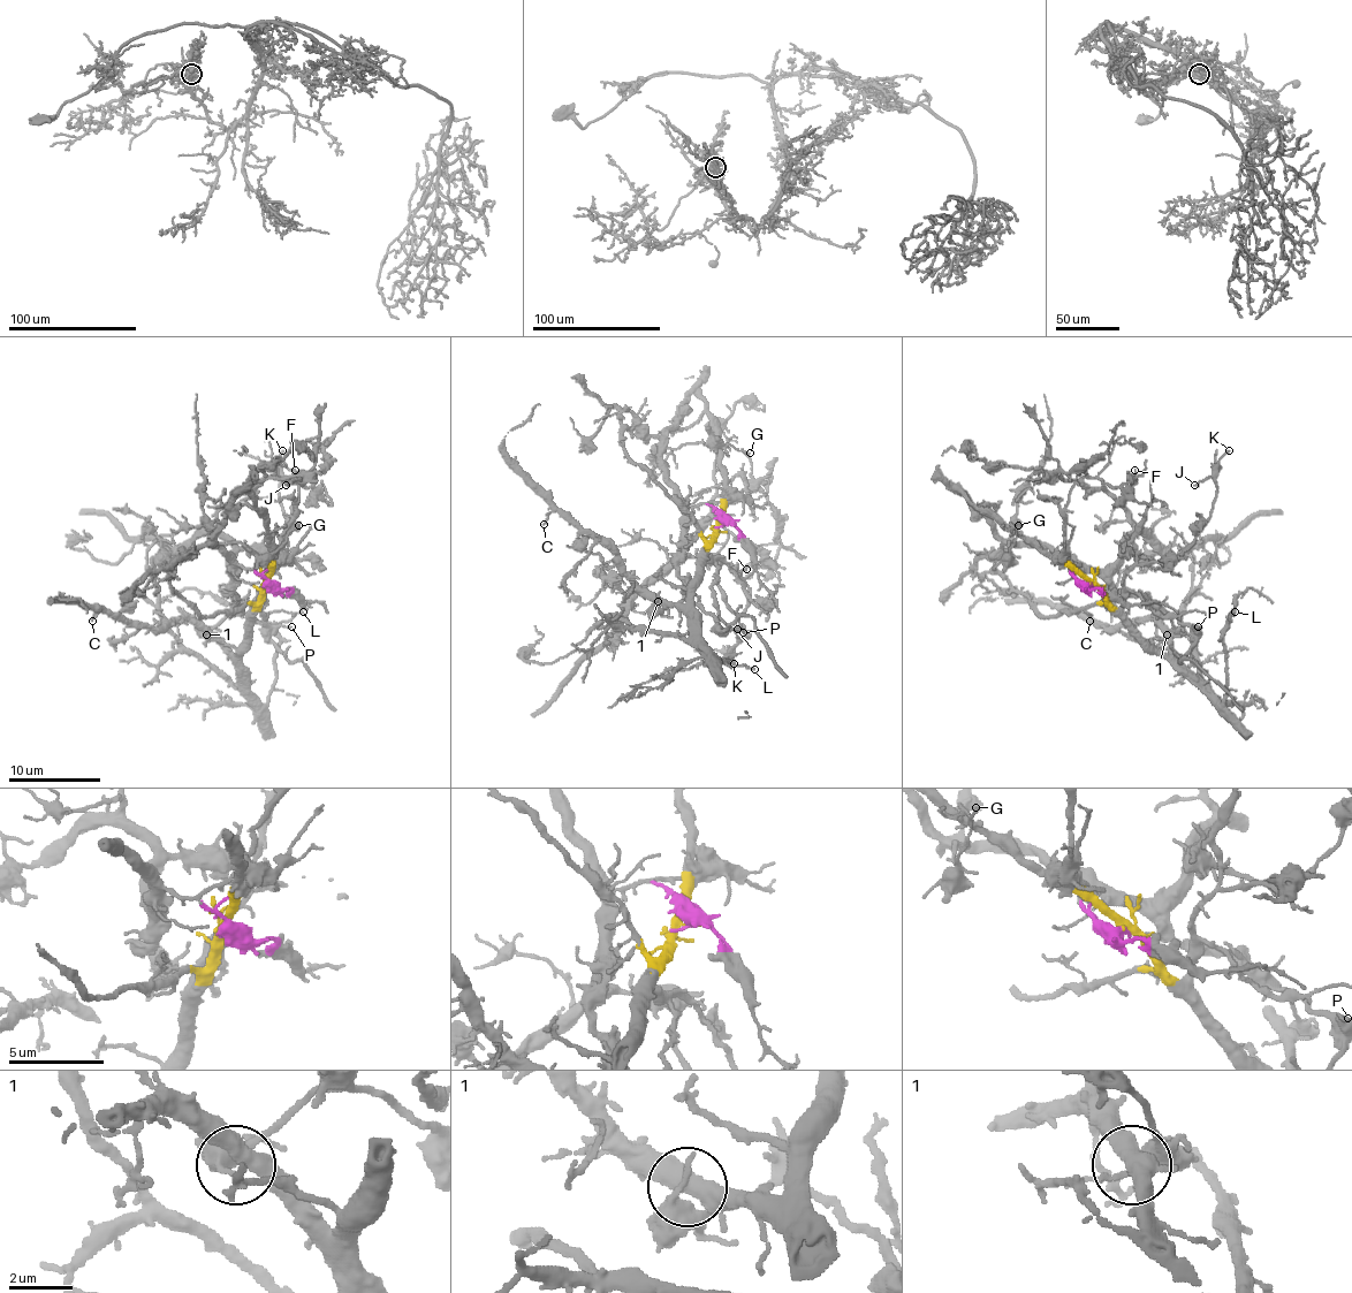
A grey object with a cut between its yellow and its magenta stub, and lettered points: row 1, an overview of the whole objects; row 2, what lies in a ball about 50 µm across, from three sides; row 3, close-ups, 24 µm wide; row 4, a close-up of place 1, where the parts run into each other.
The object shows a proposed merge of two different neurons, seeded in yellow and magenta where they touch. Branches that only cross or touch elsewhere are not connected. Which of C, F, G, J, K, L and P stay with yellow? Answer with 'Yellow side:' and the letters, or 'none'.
Yellow side: C, L

